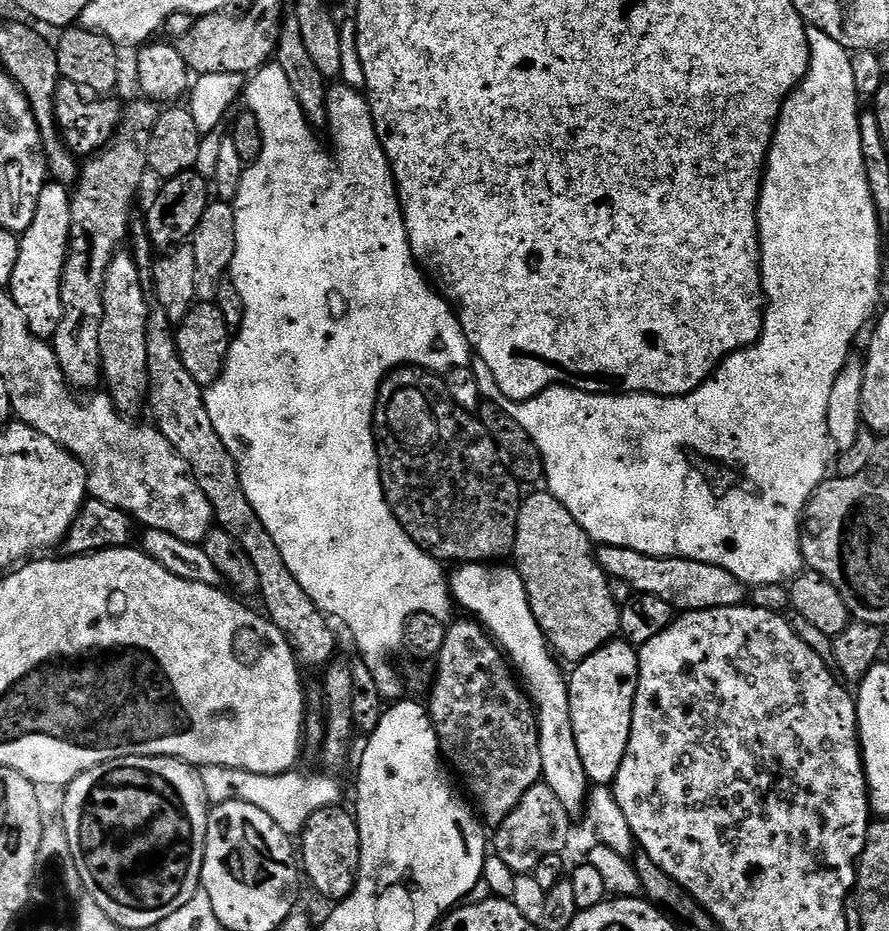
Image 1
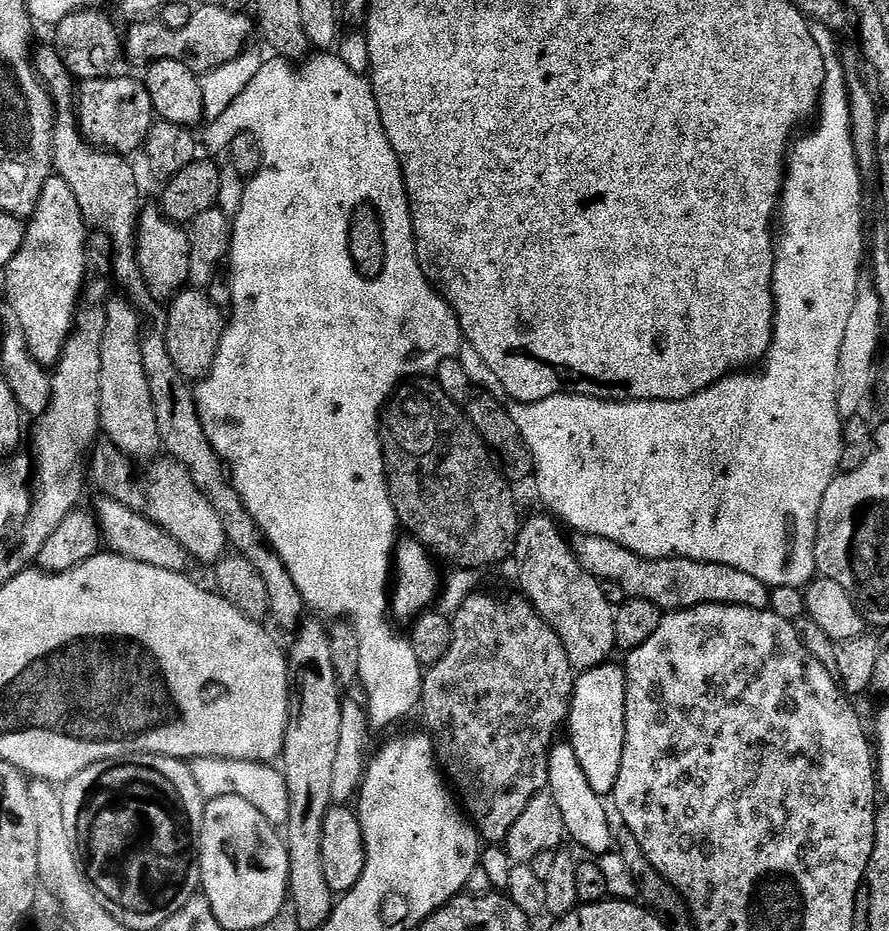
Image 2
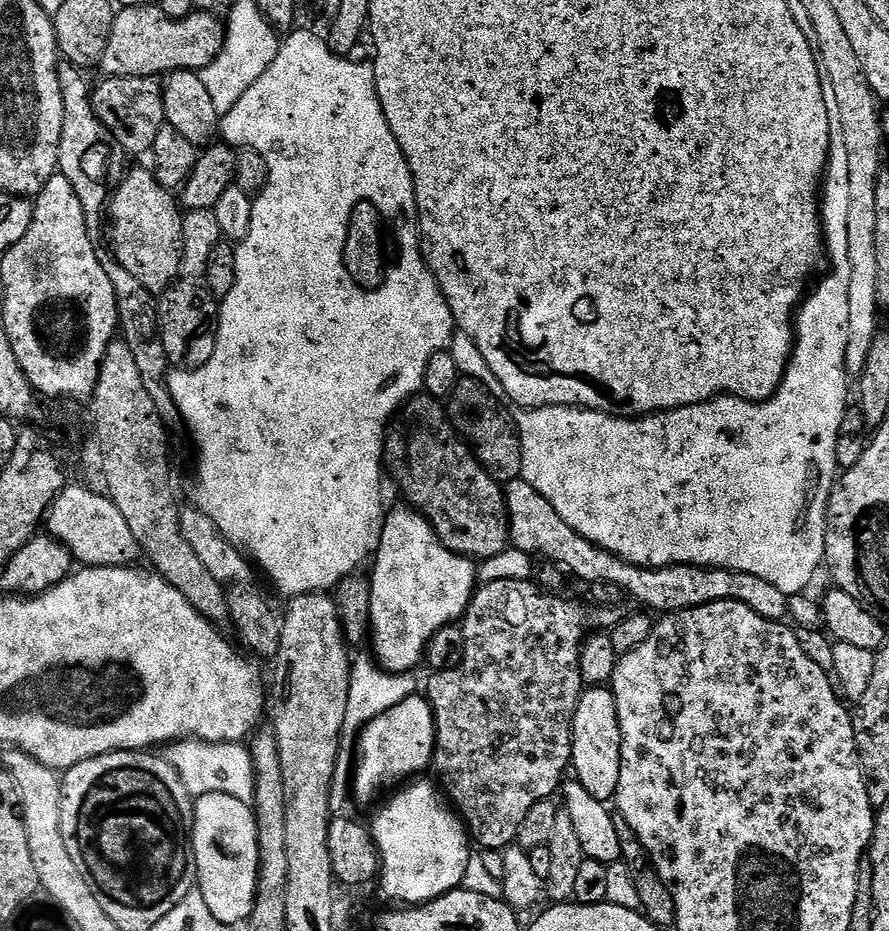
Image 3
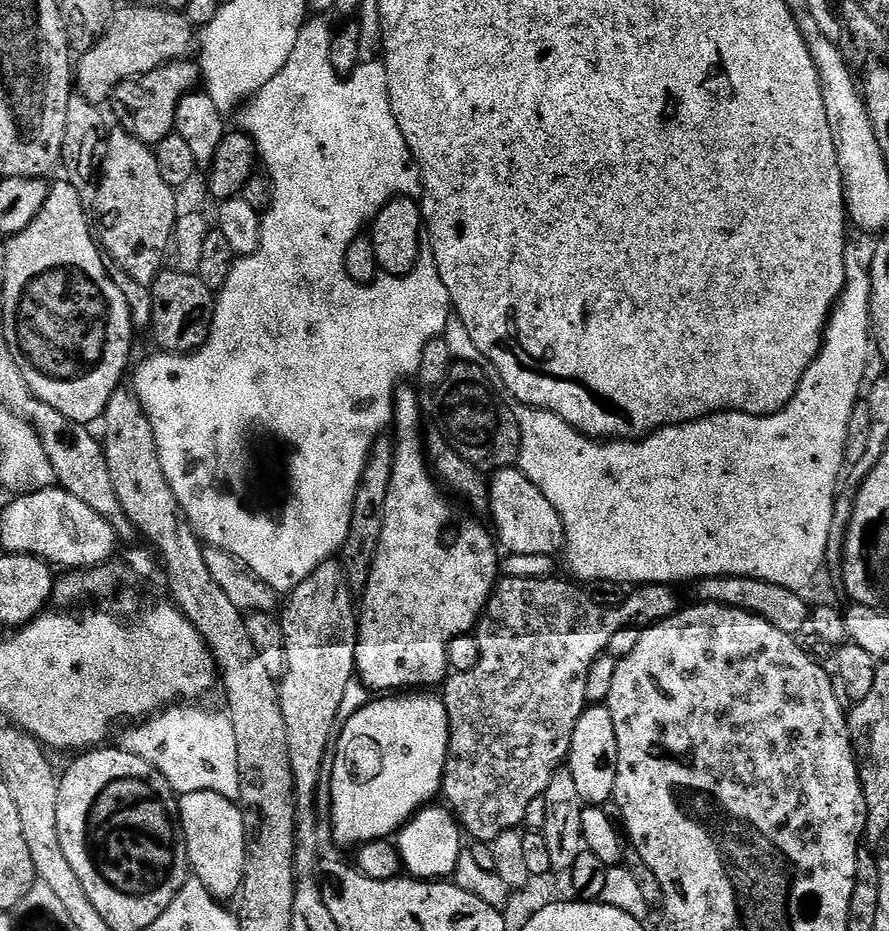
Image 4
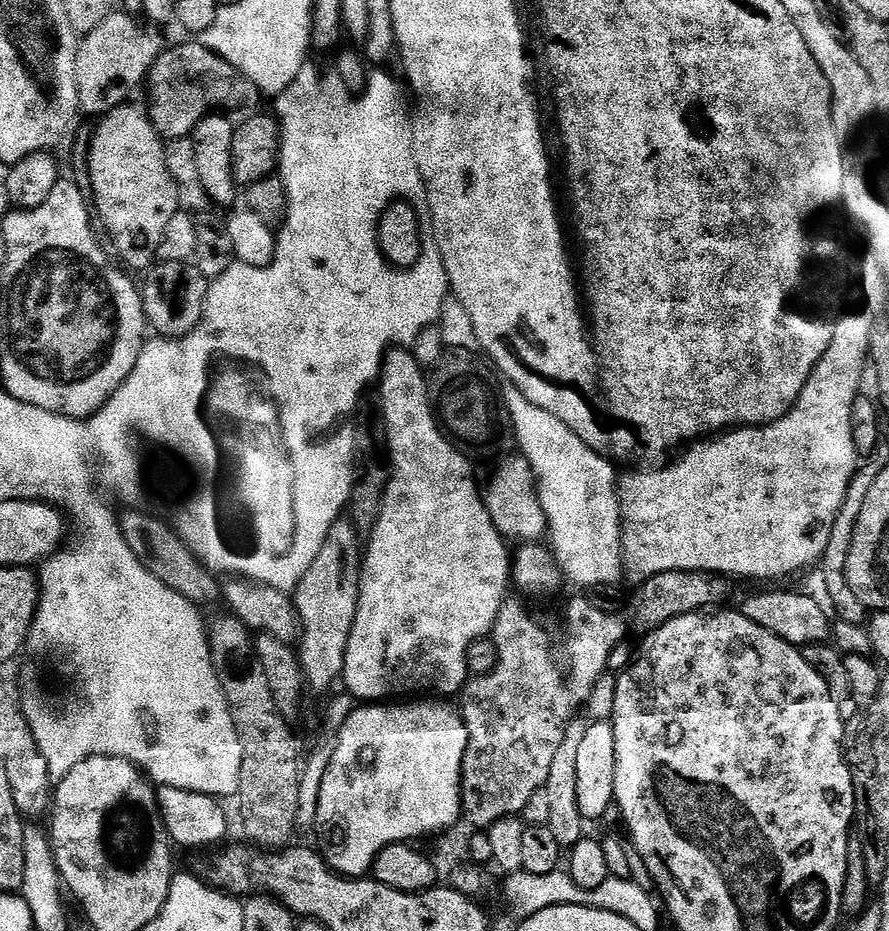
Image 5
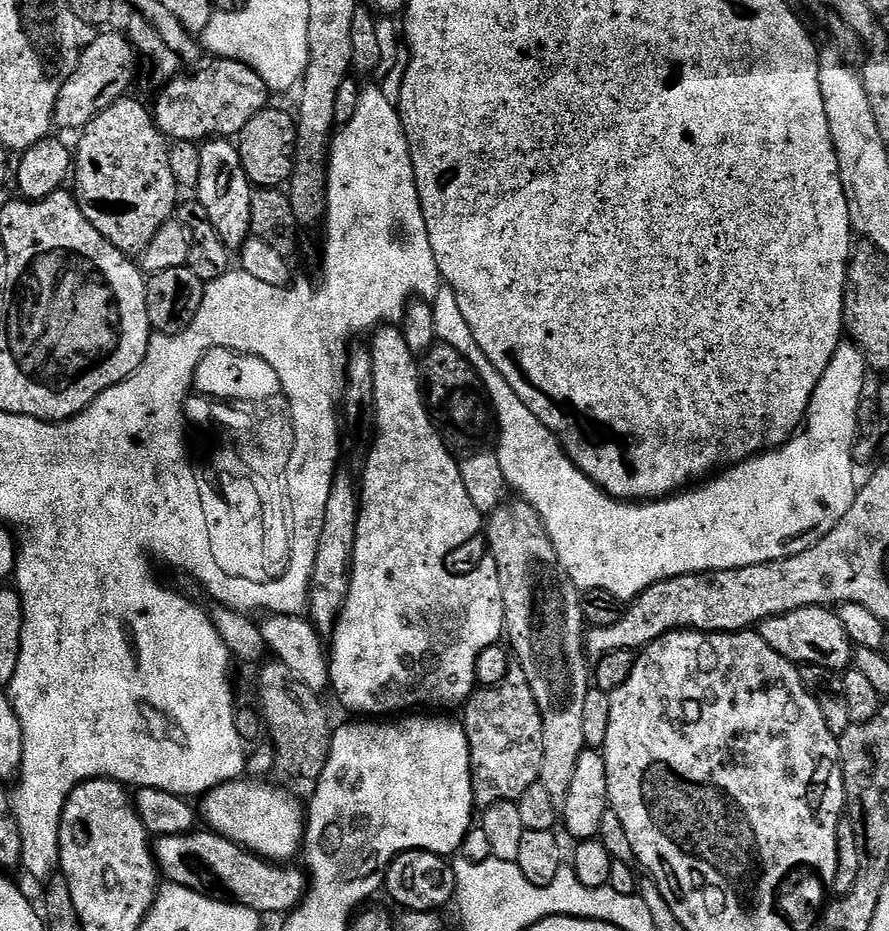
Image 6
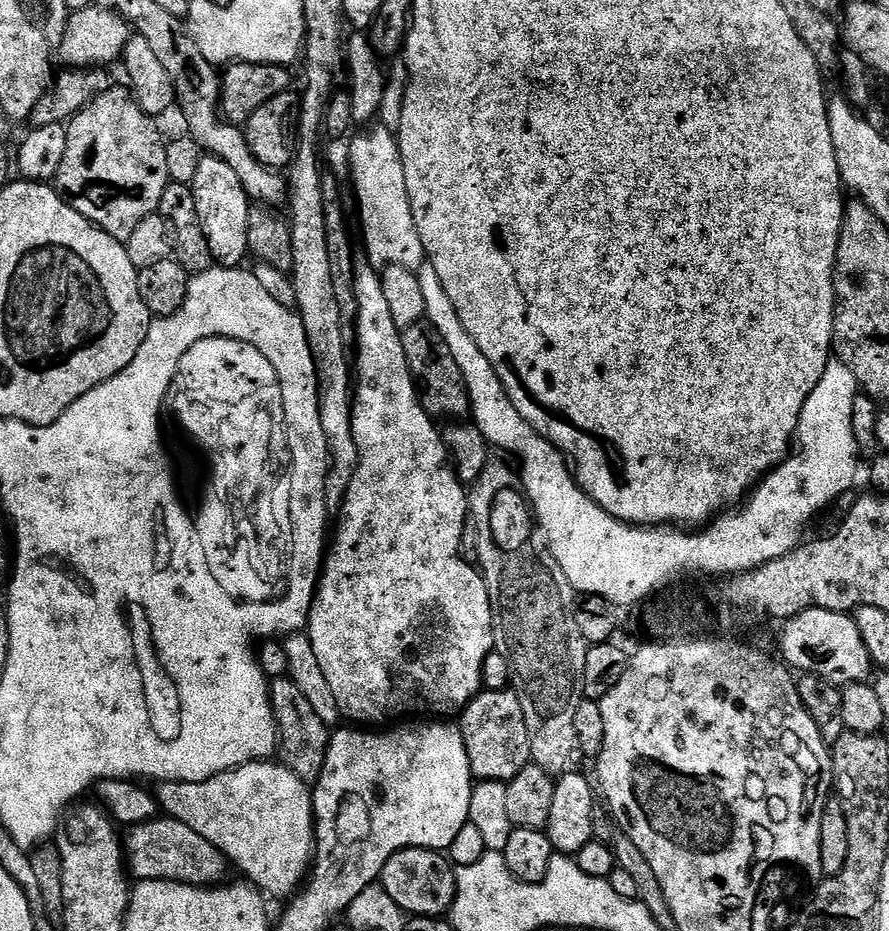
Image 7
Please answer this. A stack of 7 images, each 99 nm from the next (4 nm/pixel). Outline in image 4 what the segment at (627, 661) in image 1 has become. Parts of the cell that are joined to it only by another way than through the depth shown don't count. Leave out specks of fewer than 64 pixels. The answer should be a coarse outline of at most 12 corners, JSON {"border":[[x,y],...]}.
{"border":[[607,706],[574,726],[566,766],[585,805],[615,797],[618,738]]}

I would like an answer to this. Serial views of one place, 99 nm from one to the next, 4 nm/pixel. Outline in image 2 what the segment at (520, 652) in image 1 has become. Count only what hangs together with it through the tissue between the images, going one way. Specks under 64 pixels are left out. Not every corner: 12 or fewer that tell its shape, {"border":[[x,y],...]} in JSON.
{"border":[[570,742],[548,753],[548,786],[569,841],[614,848],[605,797]]}

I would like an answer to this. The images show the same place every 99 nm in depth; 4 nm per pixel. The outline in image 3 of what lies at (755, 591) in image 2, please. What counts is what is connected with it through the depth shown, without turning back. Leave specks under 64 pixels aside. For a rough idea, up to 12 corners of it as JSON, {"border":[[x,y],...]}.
{"border":[[523,478],[507,481],[511,547],[614,582],[656,614],[742,602],[767,620],[790,597],[725,568],[639,568],[582,538]]}

